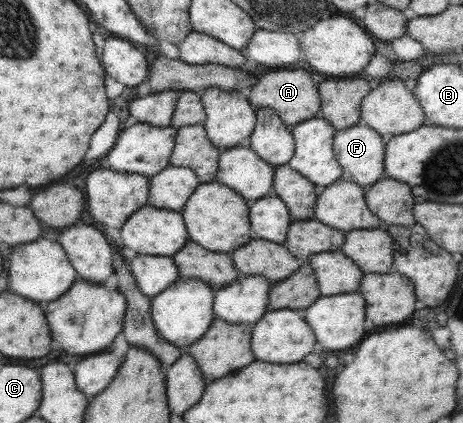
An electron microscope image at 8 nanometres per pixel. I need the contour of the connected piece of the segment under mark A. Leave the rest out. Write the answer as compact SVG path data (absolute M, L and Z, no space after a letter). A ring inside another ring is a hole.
M278 68L261 75L251 87L247 100L250 104L254 103L255 107L270 107L289 128L306 119L317 117L321 102L317 84L312 82L312 75L302 69L287 68Z

